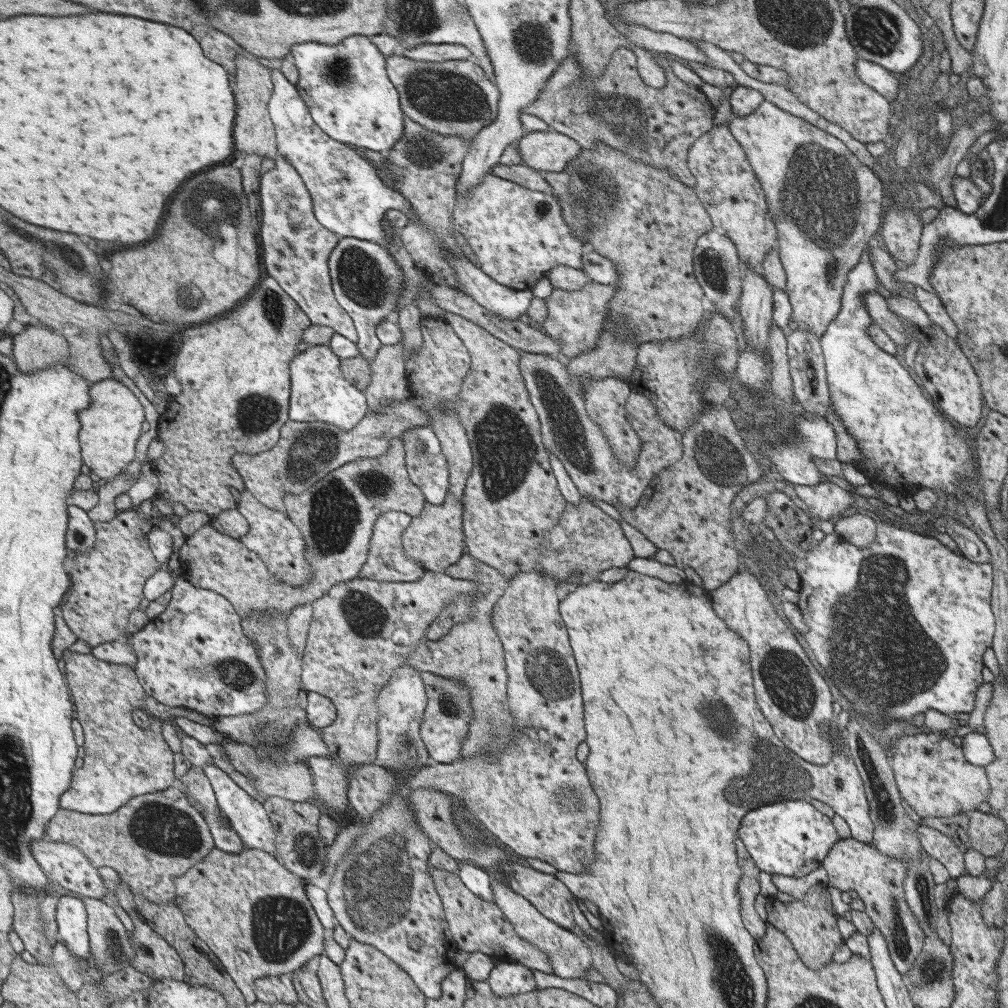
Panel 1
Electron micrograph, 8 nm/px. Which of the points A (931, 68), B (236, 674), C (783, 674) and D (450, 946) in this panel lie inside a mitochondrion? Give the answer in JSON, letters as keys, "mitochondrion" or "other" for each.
{"A":"other","B":"mitochondrion","C":"mitochondrion","D":"other"}

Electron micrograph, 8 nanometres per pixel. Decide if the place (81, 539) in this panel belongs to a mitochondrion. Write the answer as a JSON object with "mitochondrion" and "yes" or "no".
{"mitochondrion":"yes"}

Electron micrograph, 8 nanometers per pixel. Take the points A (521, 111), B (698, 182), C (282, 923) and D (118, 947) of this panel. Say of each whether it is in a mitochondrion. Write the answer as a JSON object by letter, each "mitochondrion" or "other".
{"A":"other","B":"other","C":"mitochondrion","D":"mitochondrion"}

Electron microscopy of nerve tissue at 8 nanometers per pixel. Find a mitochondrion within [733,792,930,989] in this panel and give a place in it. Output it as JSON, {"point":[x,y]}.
{"point":[905,951]}

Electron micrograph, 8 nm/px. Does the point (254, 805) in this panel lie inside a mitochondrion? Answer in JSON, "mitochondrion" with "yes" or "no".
{"mitochondrion":"no"}

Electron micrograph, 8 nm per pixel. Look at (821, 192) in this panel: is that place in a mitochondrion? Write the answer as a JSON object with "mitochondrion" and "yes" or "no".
{"mitochondrion":"yes"}

